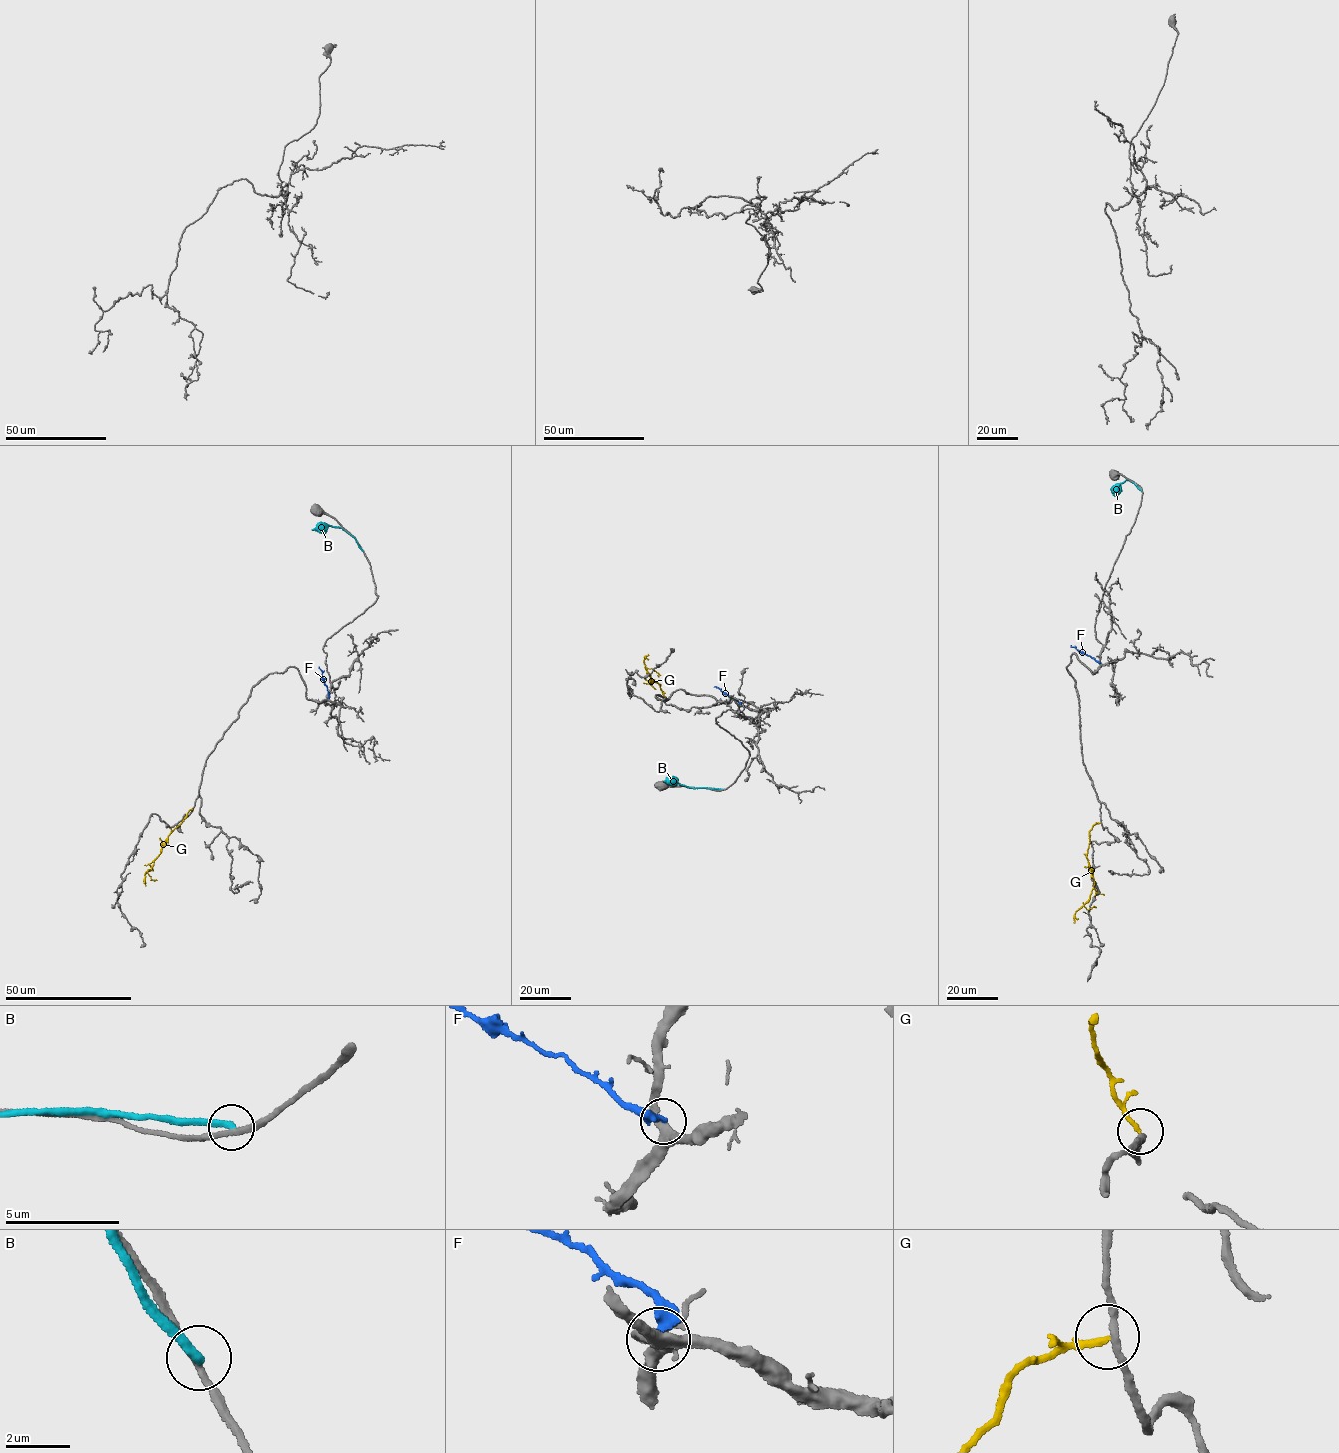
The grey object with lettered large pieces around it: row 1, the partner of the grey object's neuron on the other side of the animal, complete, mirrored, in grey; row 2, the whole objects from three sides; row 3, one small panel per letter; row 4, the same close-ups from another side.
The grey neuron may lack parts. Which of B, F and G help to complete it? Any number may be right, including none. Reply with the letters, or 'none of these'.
none of these

